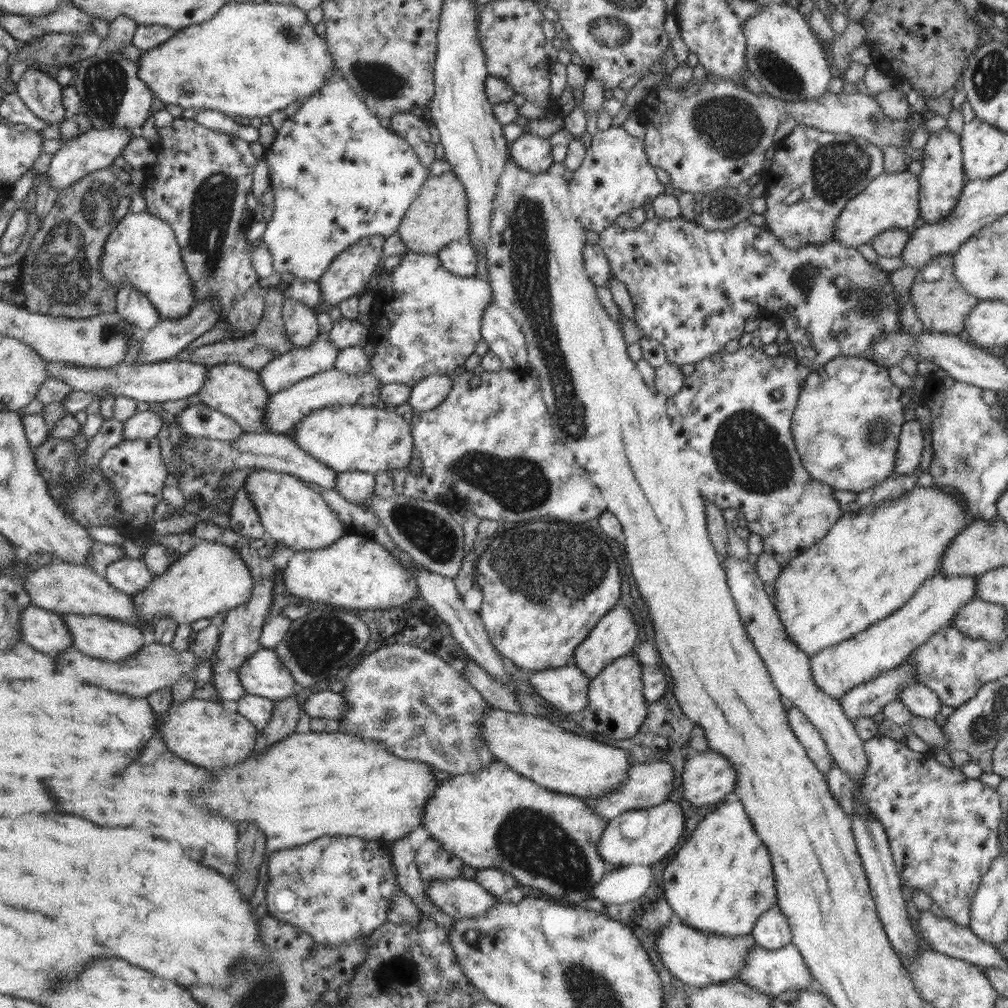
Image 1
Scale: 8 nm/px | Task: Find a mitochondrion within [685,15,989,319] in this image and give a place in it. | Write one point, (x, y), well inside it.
(733, 128)

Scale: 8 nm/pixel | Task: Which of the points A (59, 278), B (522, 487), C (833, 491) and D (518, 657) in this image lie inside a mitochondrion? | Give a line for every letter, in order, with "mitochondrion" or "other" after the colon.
A: mitochondrion
B: mitochondrion
C: other
D: other

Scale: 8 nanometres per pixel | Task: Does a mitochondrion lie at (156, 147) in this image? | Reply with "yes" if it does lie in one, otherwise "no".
no

